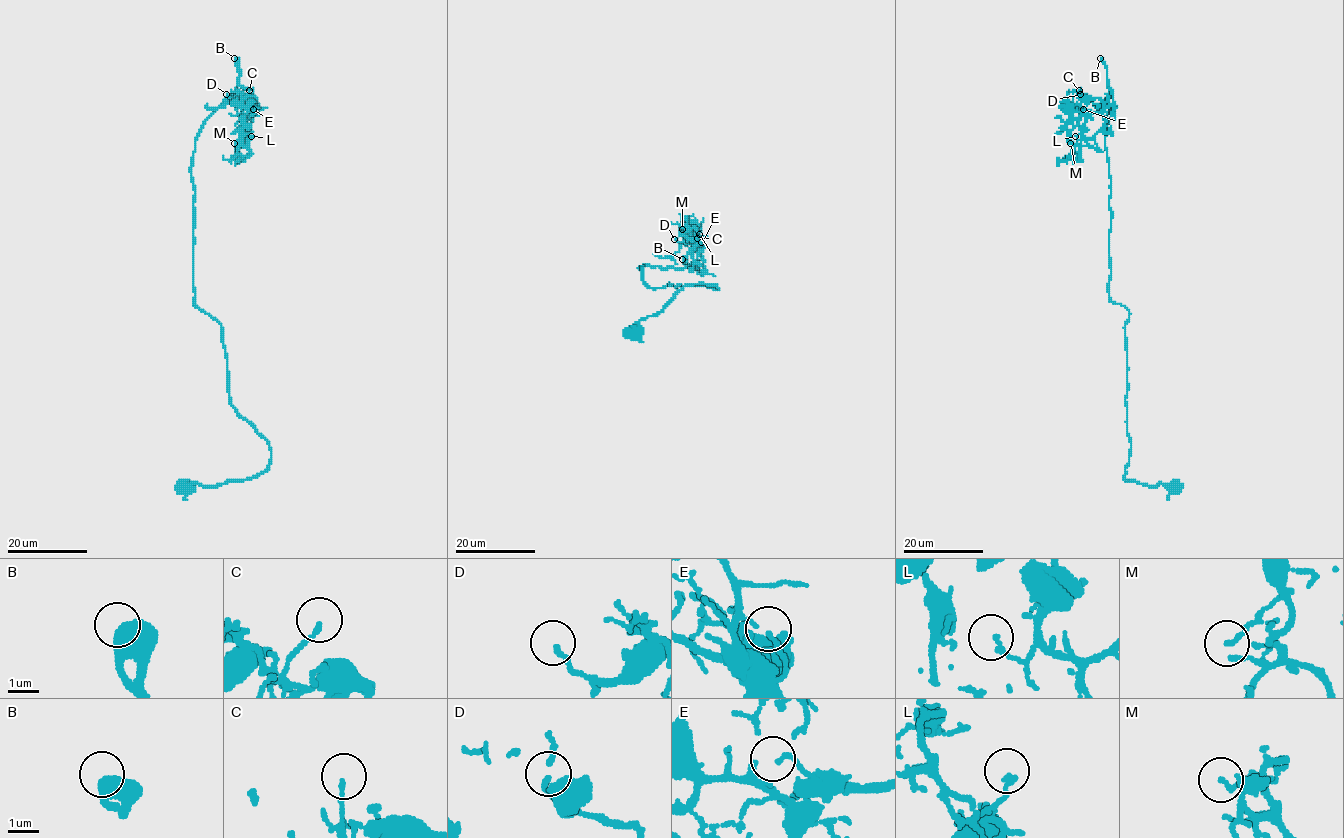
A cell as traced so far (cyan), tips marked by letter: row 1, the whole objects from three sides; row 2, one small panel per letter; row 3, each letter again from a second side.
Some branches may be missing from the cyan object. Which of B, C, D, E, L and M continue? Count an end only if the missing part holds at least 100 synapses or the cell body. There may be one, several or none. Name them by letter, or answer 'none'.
none

